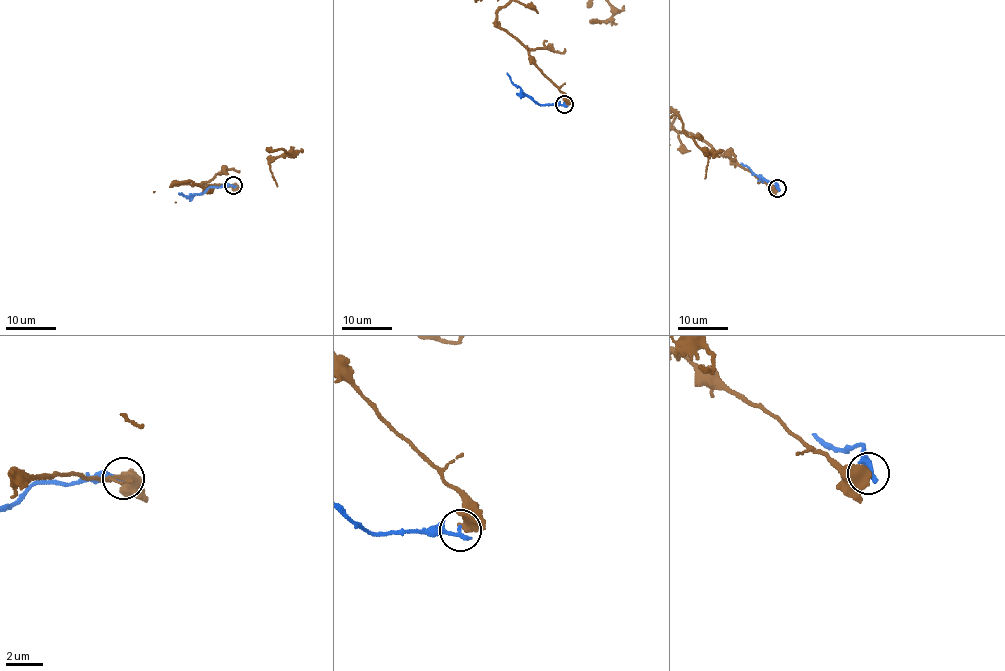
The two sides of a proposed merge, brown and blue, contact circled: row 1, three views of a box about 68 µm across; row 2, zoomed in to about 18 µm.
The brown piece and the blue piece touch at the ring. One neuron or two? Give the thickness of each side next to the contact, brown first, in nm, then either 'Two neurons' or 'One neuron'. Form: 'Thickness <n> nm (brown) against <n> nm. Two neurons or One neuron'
Thickness 600 nm (brown) against 260 nm. Two neurons

